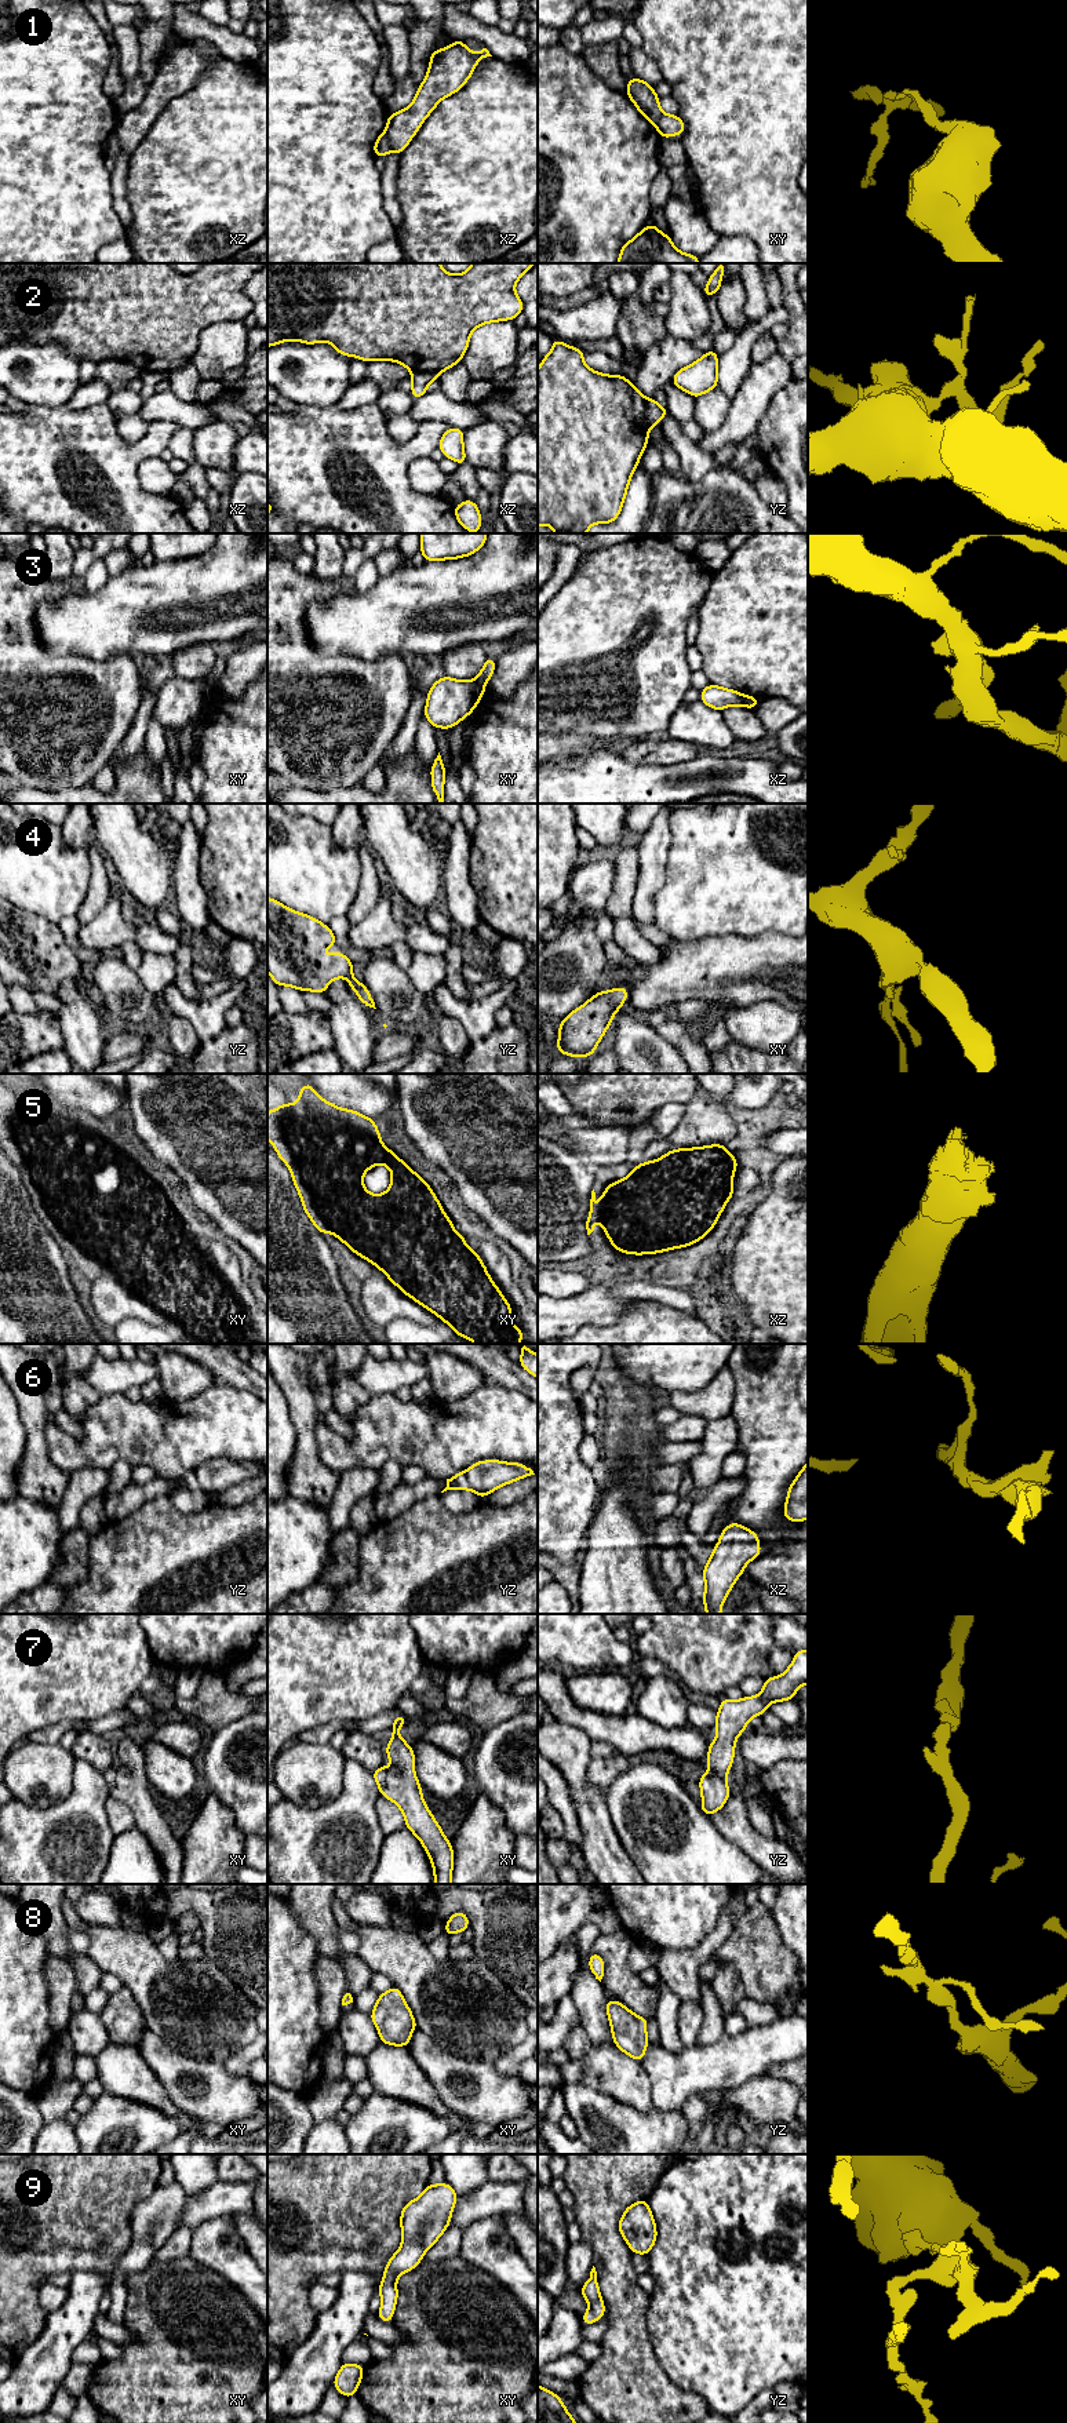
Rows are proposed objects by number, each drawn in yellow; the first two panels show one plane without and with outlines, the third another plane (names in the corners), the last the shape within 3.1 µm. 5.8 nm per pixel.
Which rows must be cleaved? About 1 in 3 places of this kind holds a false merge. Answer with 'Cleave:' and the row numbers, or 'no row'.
Cleave: 1, 2, 3

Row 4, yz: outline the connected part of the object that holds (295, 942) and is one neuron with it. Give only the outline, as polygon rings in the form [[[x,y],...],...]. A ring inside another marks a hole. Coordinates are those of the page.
[[[267,897],[267,972],[273,983],[324,994],[334,979],[345,977],[360,1002],[376,1009],[365,984],[353,977],[353,963],[343,952],[334,951],[324,959],[327,945],[336,945],[328,925]]]

